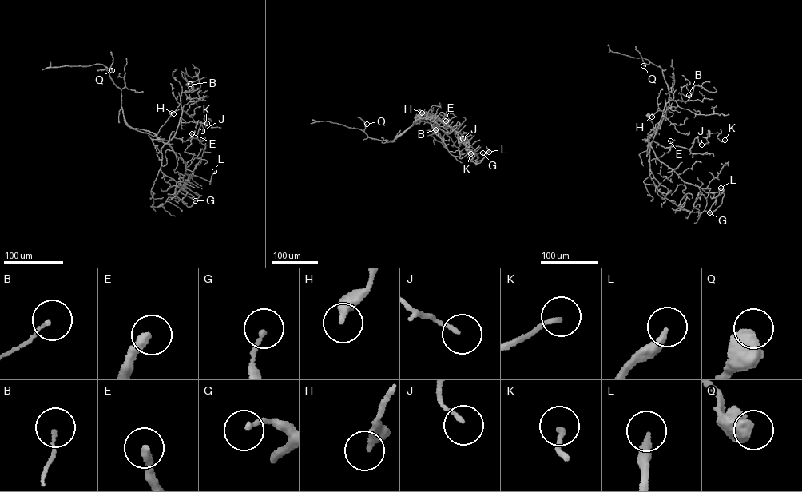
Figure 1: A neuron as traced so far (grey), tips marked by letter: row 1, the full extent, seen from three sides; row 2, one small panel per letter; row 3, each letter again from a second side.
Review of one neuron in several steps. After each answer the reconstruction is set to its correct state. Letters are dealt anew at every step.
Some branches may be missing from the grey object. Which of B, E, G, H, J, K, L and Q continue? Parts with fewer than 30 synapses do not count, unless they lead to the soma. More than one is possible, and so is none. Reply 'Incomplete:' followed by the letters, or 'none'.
Incomplete: none

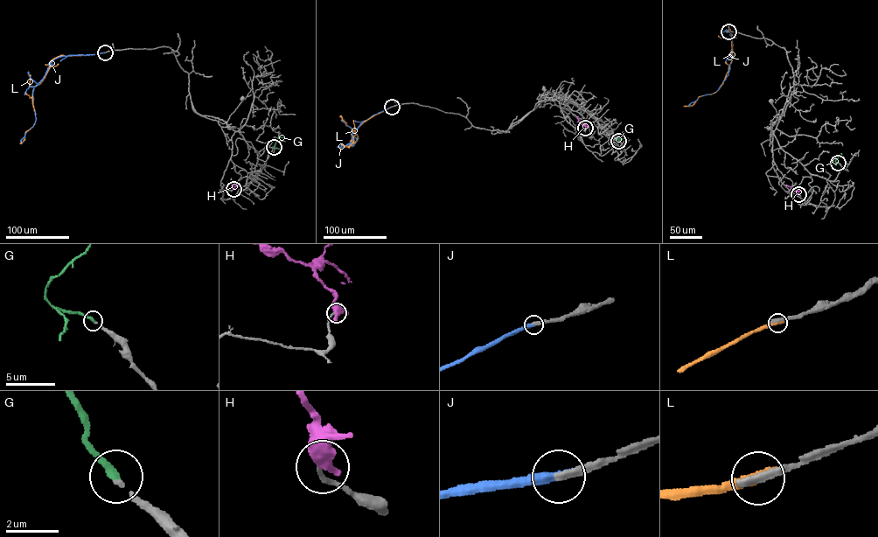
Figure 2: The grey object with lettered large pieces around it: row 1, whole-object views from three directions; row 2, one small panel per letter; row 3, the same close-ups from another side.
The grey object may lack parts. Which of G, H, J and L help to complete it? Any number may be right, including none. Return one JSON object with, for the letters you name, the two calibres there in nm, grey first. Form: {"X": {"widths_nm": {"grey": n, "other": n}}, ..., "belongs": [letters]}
{"G": {"widths_nm": {"grey": 130, "other": 280}}, "J": {"widths_nm": {"grey": 280, "other": 320}}, "belongs": ["G", "J"]}

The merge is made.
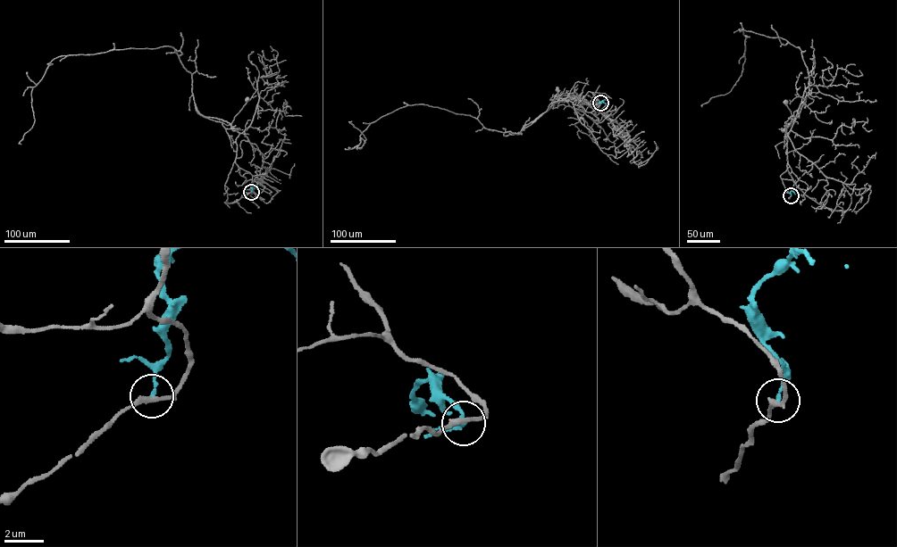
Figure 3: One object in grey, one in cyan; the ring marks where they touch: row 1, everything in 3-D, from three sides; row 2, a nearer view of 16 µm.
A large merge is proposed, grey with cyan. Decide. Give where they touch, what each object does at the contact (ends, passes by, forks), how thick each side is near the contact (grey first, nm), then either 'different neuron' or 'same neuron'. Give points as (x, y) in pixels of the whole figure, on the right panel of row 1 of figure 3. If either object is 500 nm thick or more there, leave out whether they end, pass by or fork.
(791, 195) | grey passes by | cyan ends | 260/180 nm | different neuron

